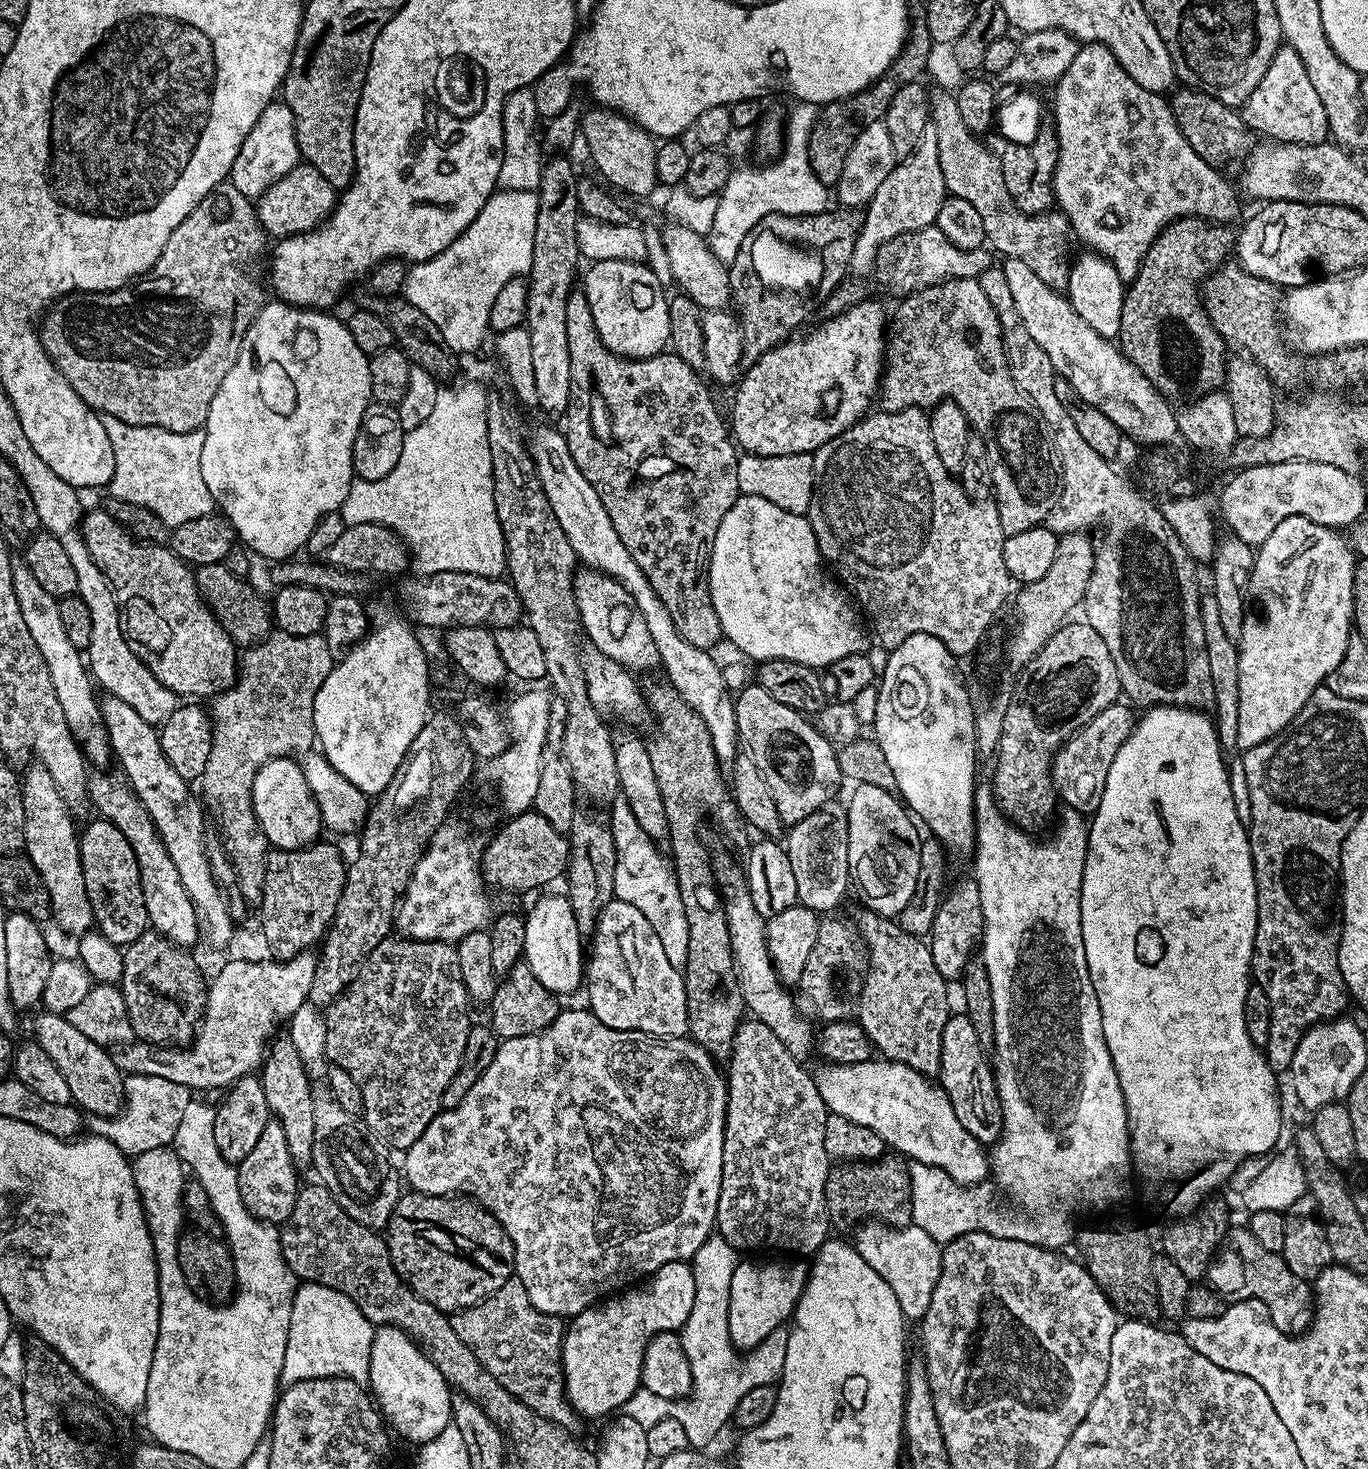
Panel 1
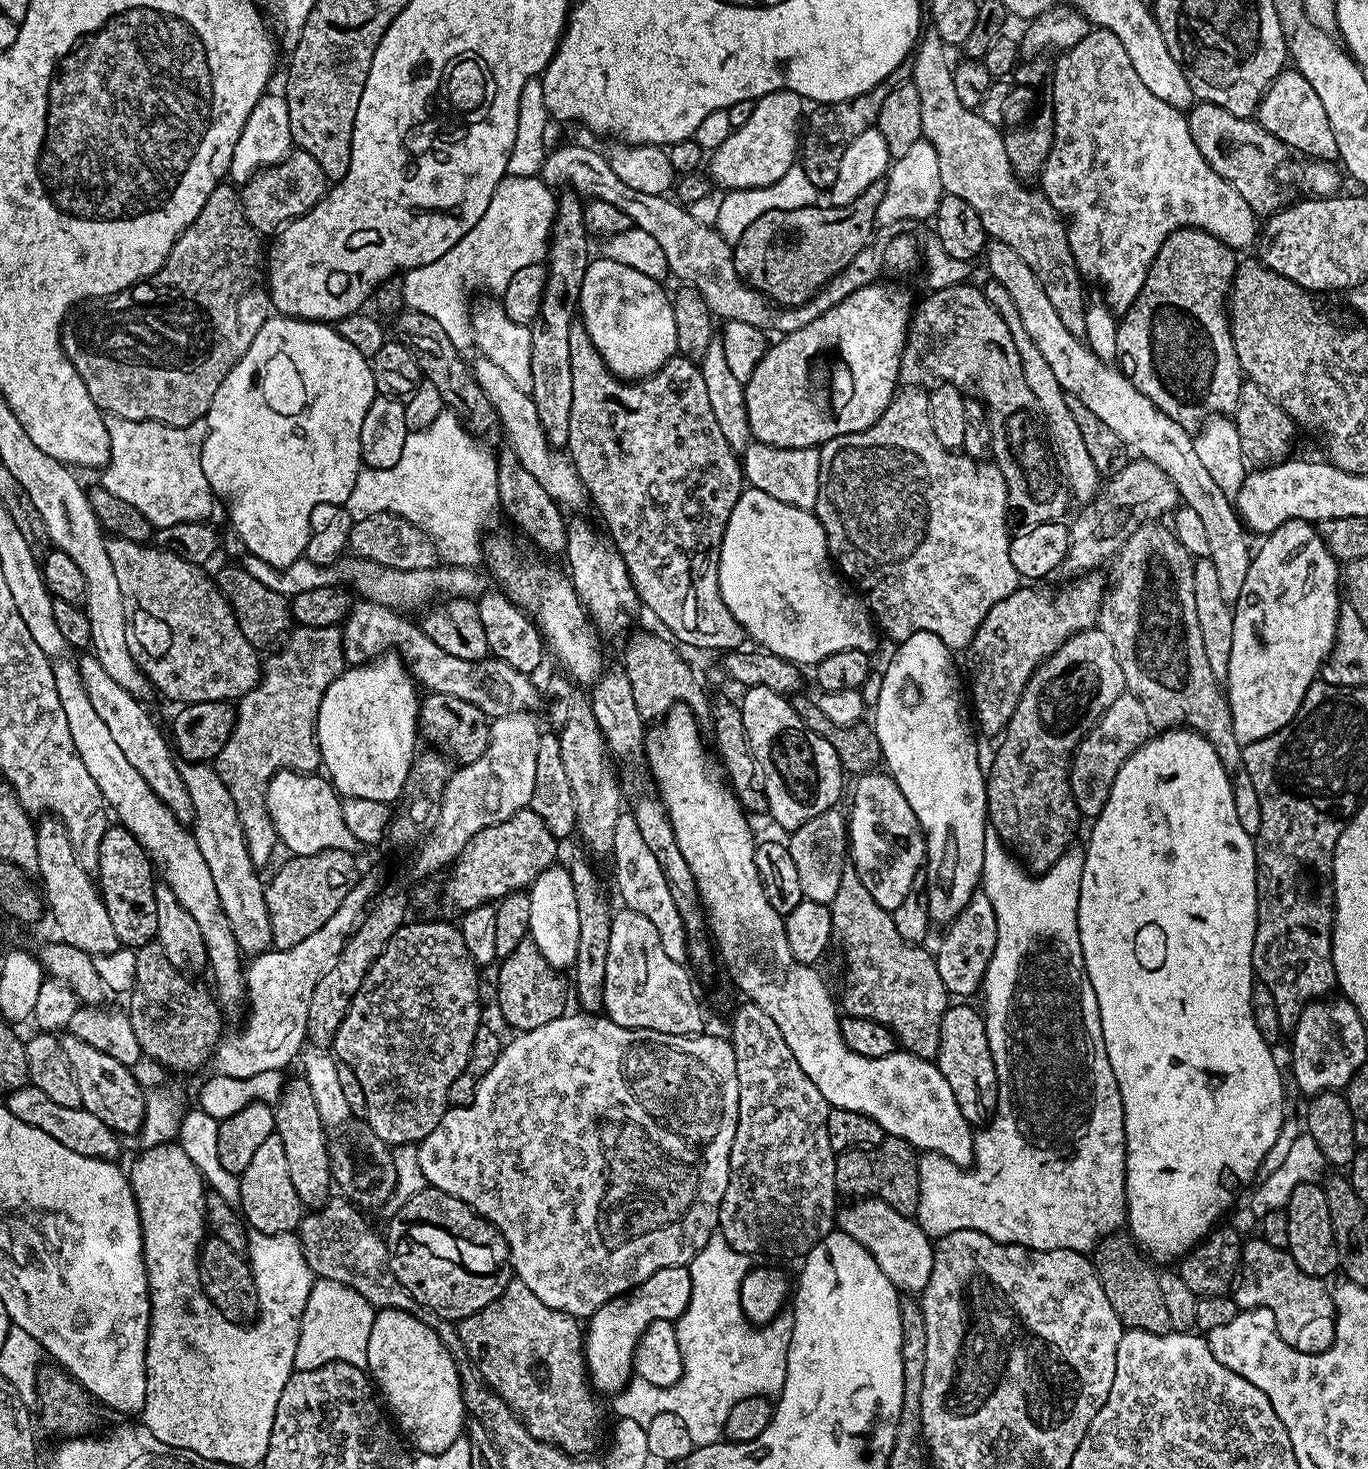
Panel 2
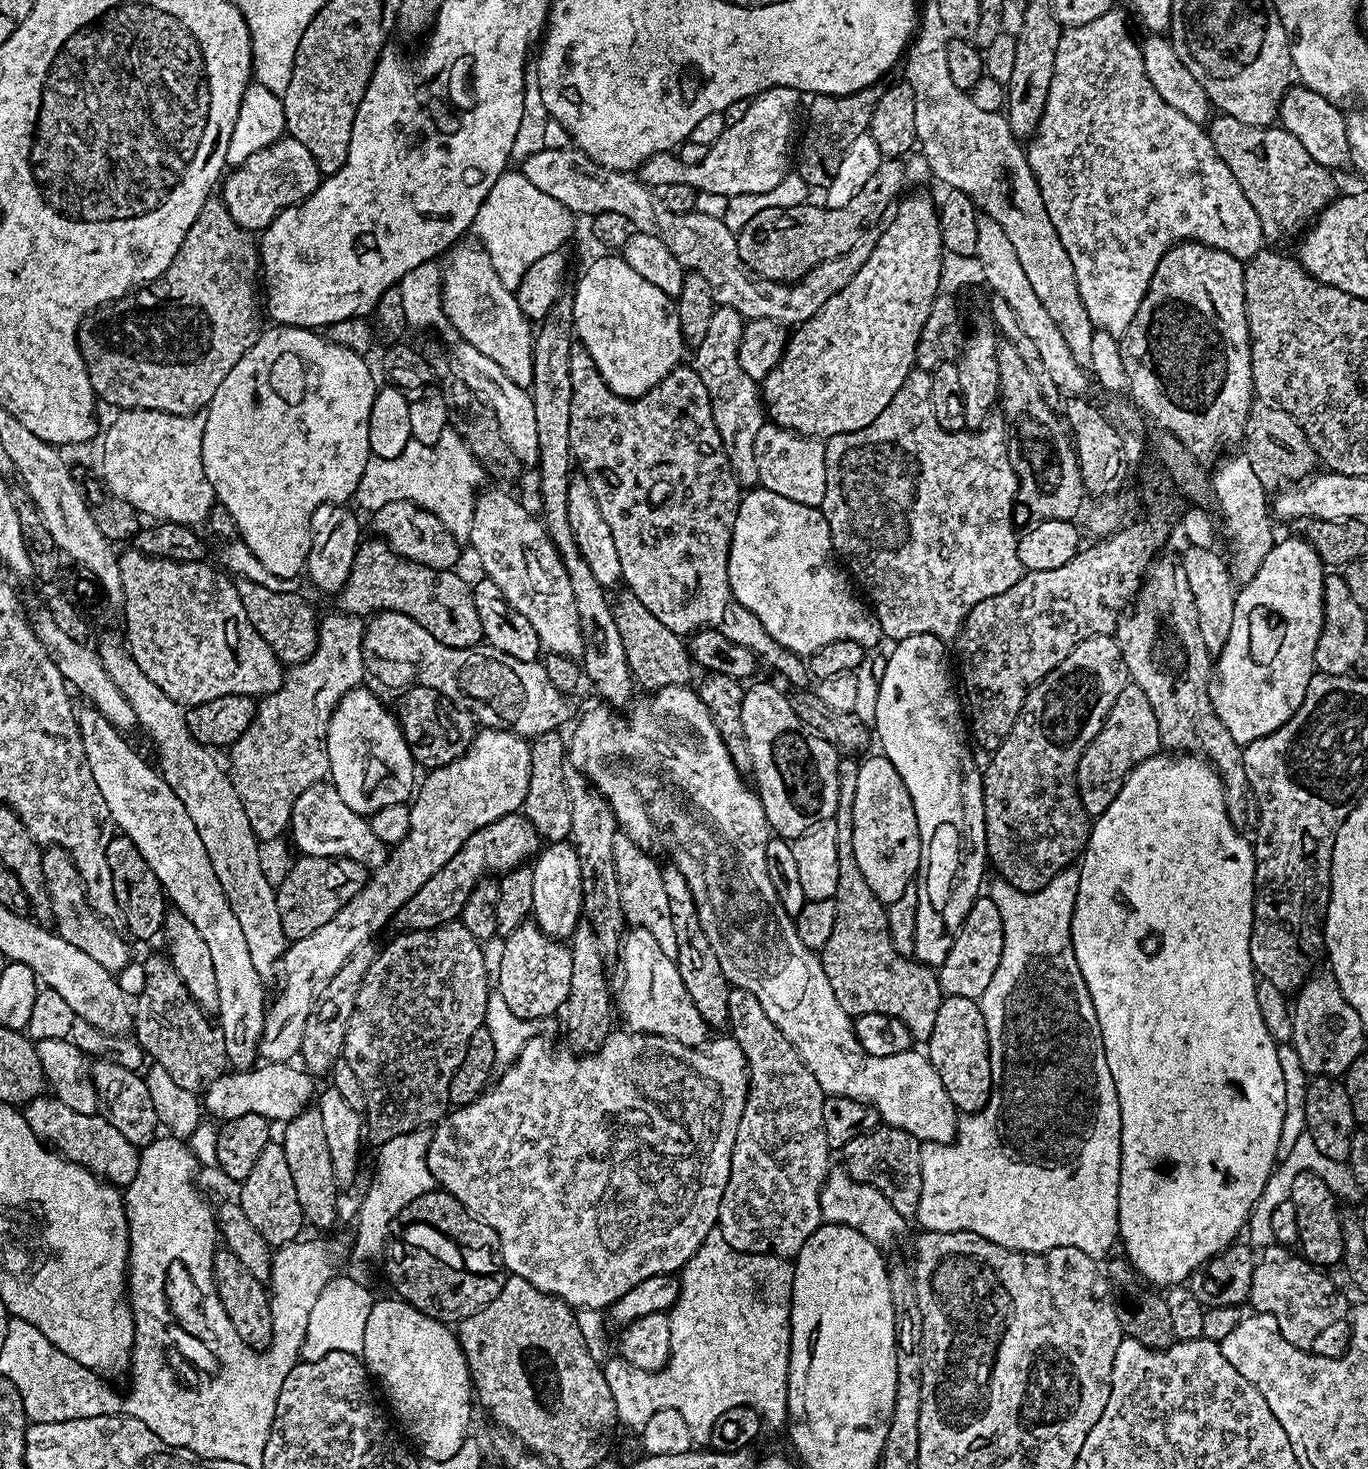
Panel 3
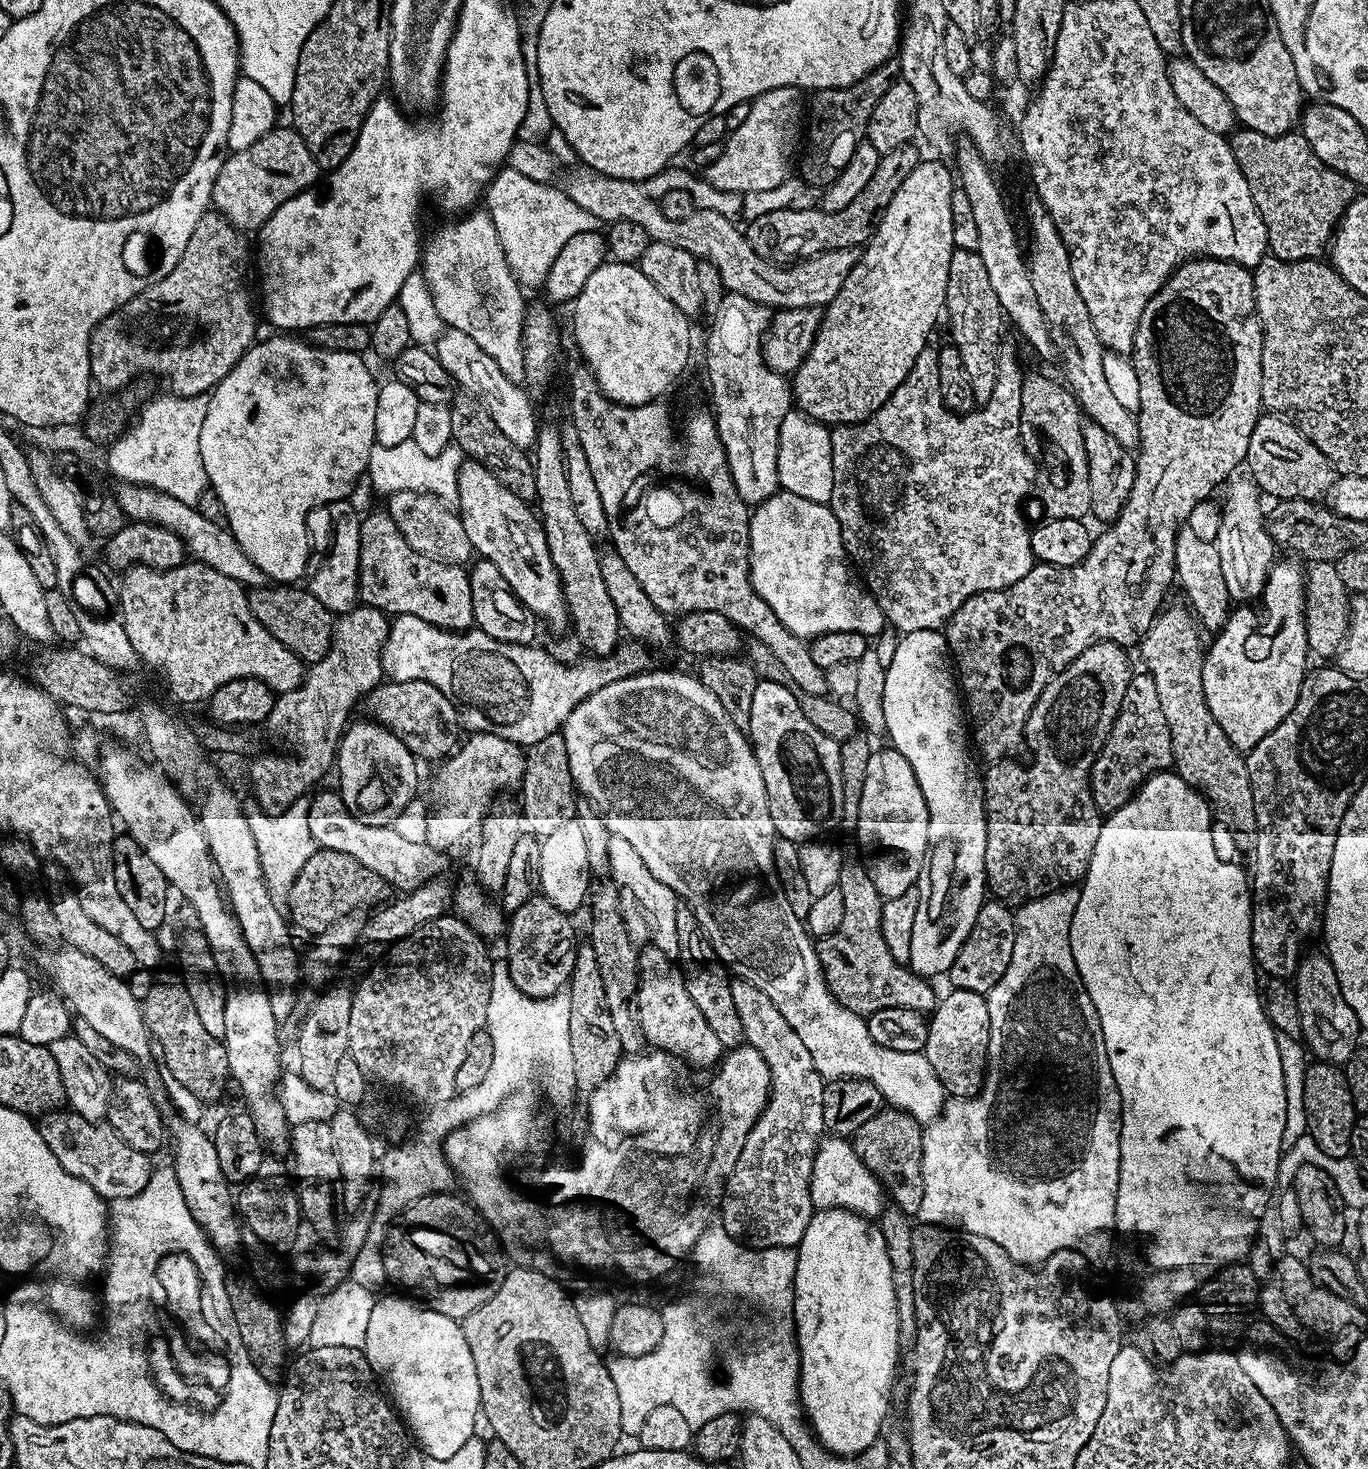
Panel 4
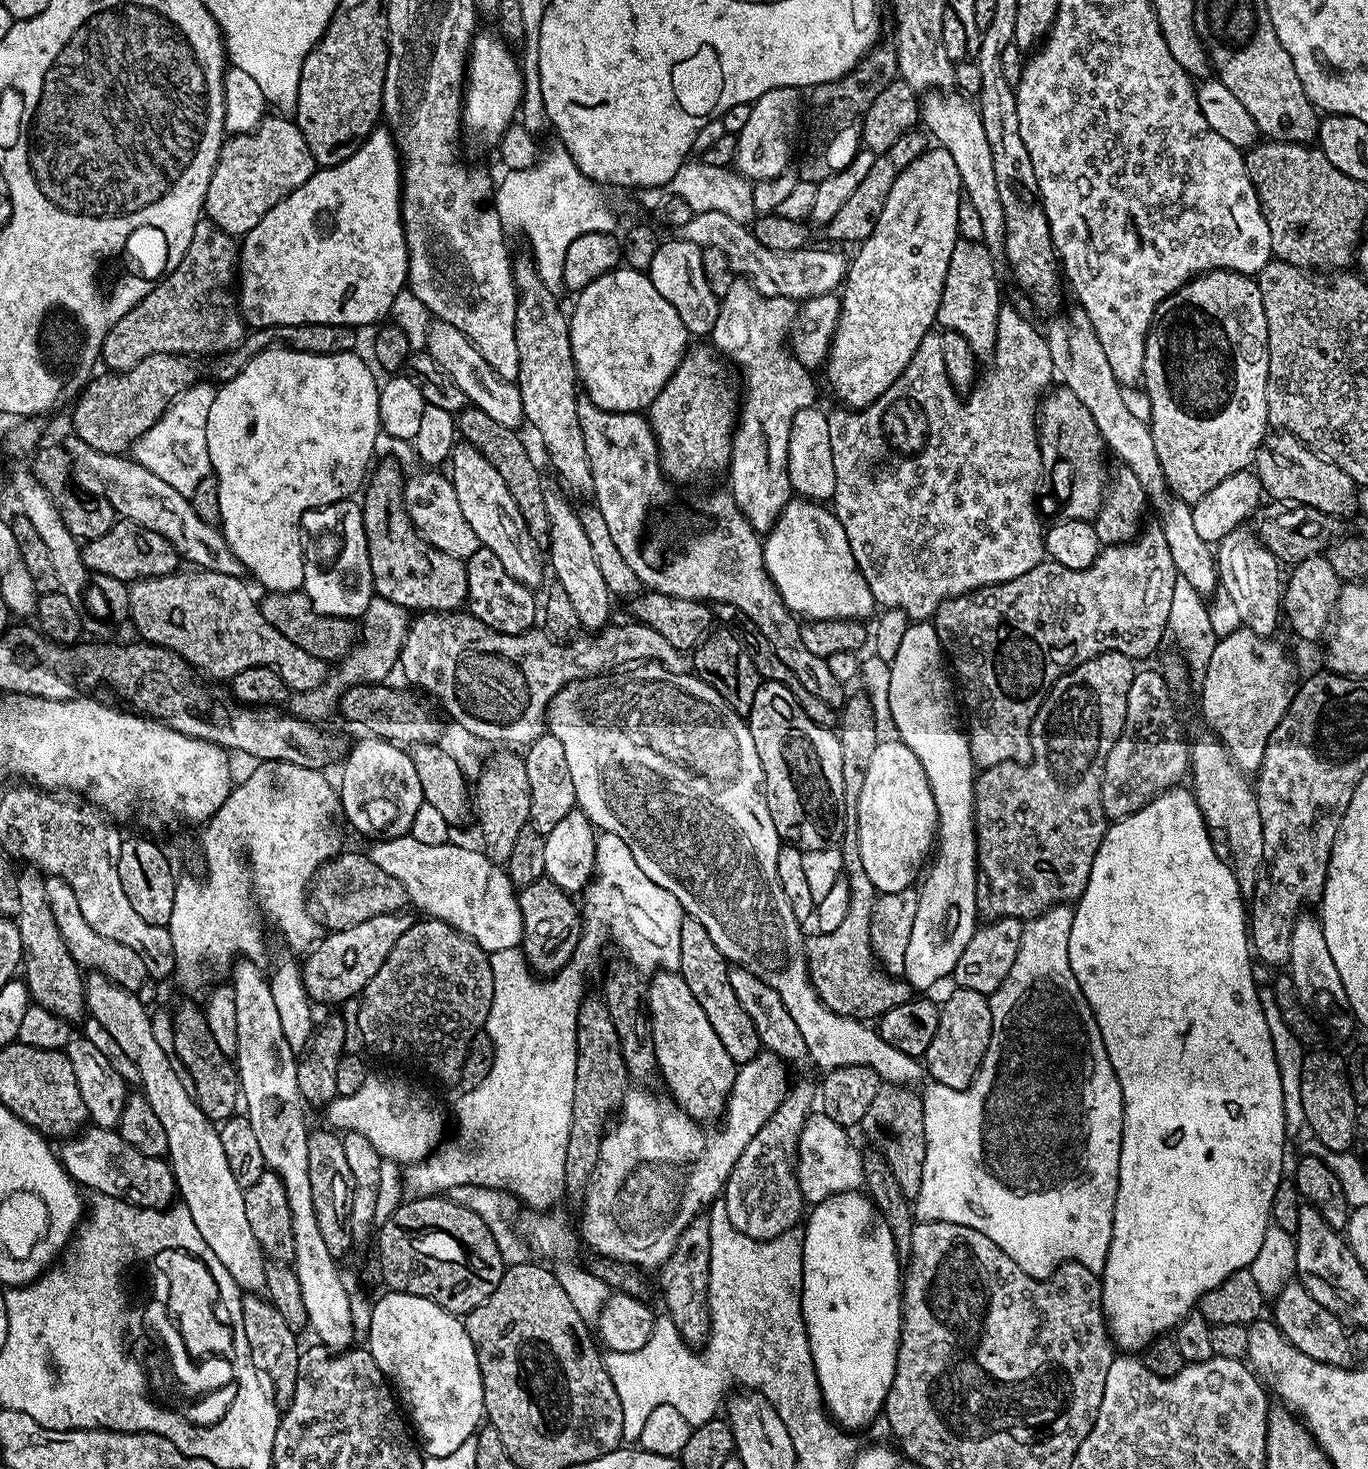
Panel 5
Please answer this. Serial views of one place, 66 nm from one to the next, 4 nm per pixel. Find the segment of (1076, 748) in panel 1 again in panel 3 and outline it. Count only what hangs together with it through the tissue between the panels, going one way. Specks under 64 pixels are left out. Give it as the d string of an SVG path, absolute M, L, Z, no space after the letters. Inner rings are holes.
M1128 683L1118 694L1114 706L1110 706L1110 714L1106 714L1106 722L1102 722L1102 730L1086 746L1076 771L1076 784L1080 787L1082 806L1089 817L1100 816L1118 798L1118 790L1126 782L1126 778L1142 762L1157 755L1161 751L1158 718L1154 718L1154 706L1150 706L1150 698L1134 683Z

